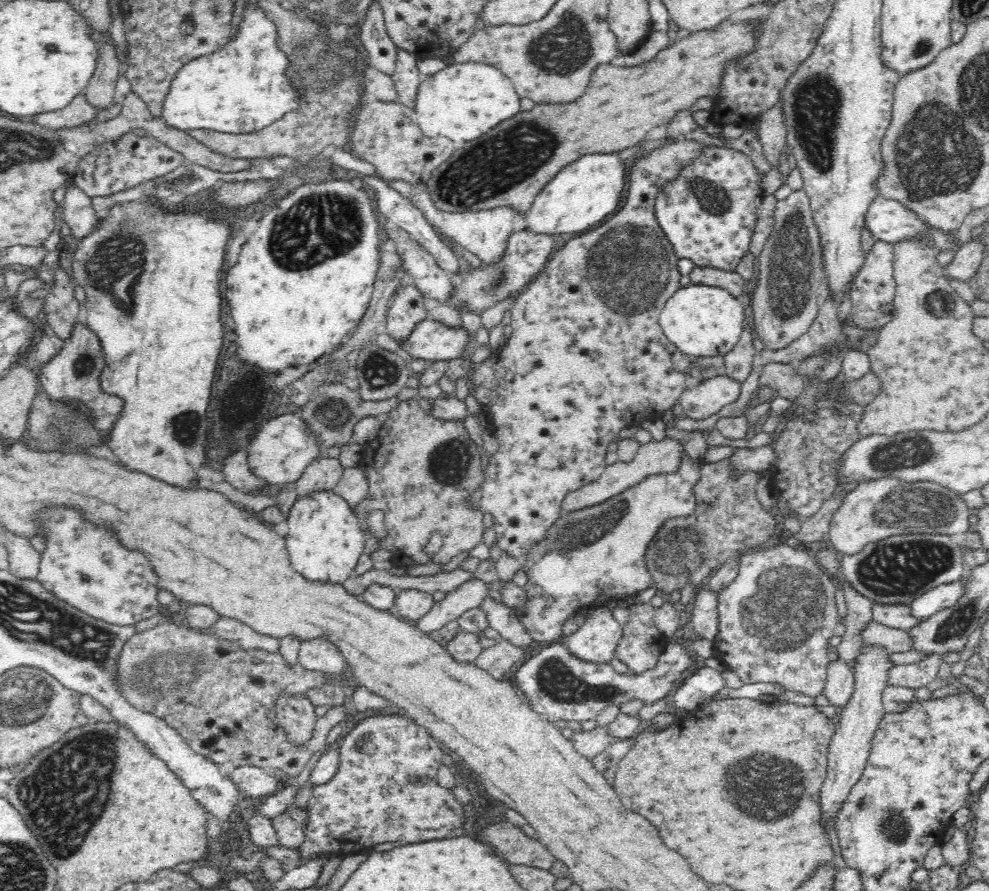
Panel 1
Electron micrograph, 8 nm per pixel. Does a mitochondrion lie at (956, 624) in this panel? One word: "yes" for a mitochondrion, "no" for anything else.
yes

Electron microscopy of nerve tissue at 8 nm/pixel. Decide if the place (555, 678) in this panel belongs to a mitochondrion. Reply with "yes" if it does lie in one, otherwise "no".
yes

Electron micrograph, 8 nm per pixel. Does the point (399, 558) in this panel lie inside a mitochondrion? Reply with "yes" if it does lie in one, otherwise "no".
no

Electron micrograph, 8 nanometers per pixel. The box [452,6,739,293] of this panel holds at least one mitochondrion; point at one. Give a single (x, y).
(566, 47)

